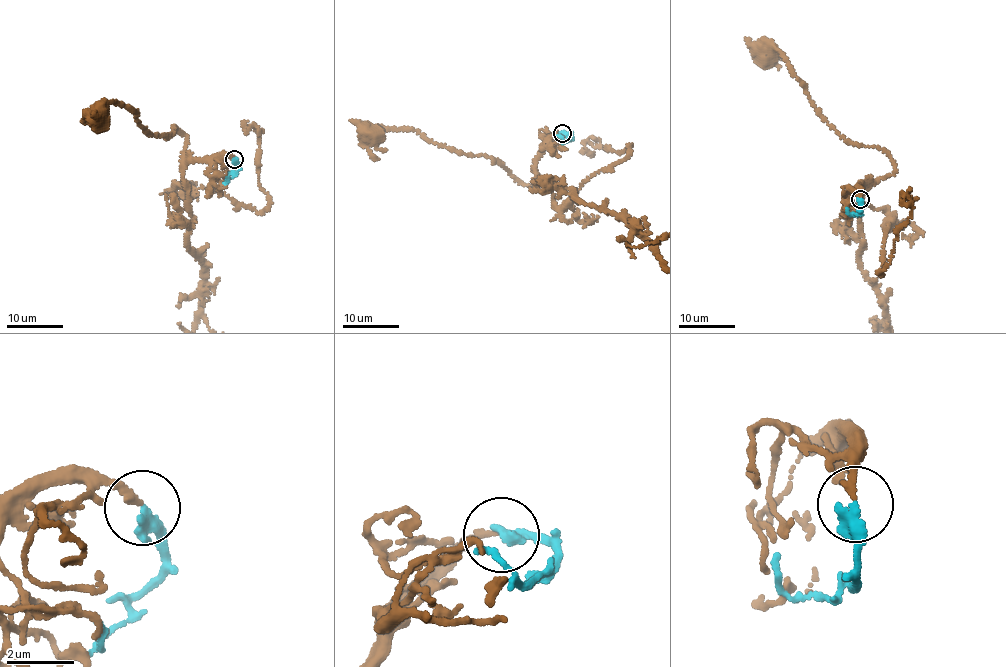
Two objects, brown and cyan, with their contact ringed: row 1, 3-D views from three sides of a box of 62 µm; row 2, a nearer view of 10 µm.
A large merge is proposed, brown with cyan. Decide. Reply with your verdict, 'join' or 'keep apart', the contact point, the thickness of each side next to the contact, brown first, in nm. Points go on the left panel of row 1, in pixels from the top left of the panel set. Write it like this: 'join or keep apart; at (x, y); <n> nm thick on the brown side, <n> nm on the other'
join; at (234, 159); 190 nm thick on the brown side, 380 nm on the other

